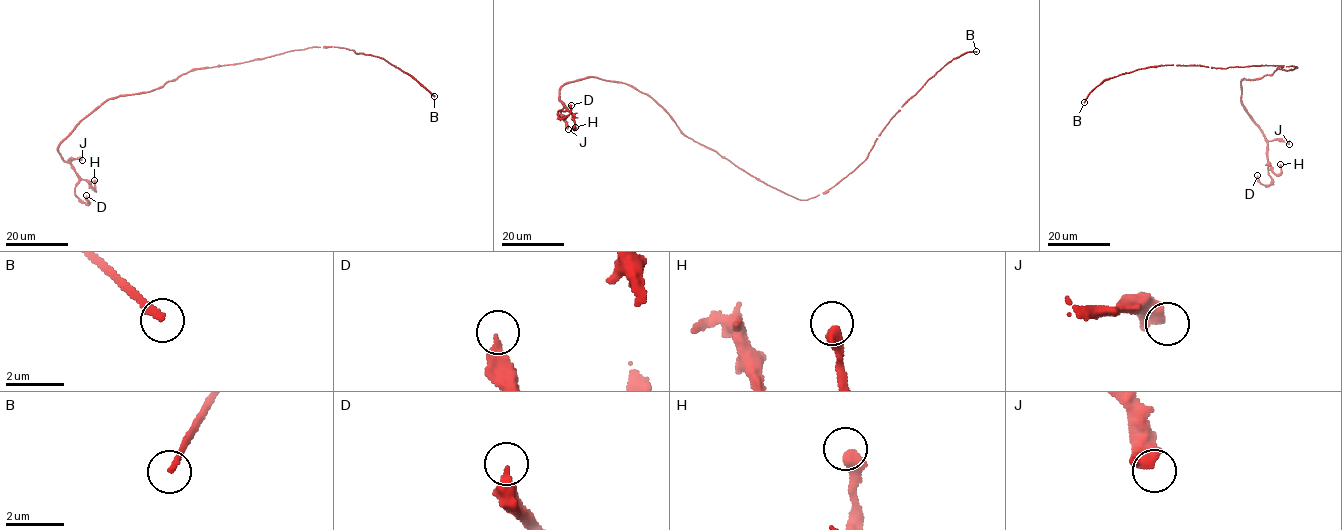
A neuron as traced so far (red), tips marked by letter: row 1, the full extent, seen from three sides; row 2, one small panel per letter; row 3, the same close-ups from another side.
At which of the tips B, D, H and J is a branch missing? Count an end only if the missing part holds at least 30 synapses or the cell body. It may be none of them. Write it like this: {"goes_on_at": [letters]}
{"goes_on_at": ["B"]}

